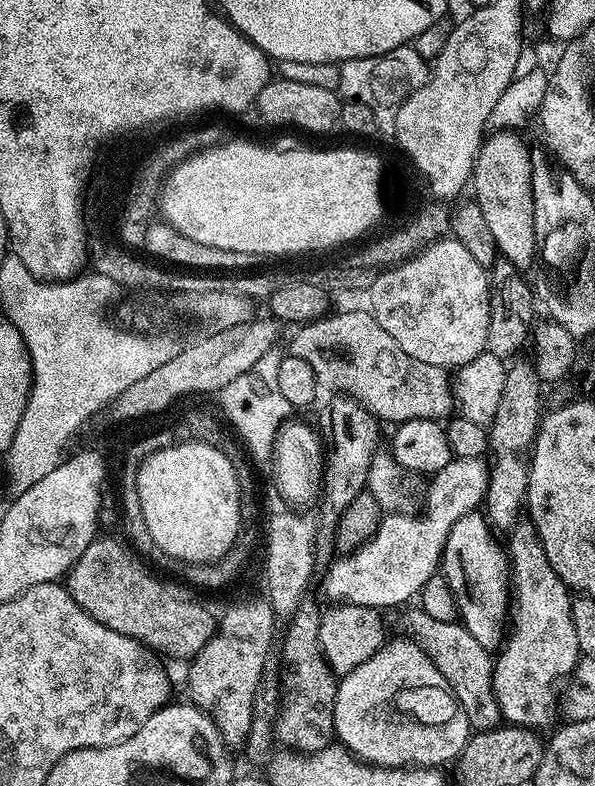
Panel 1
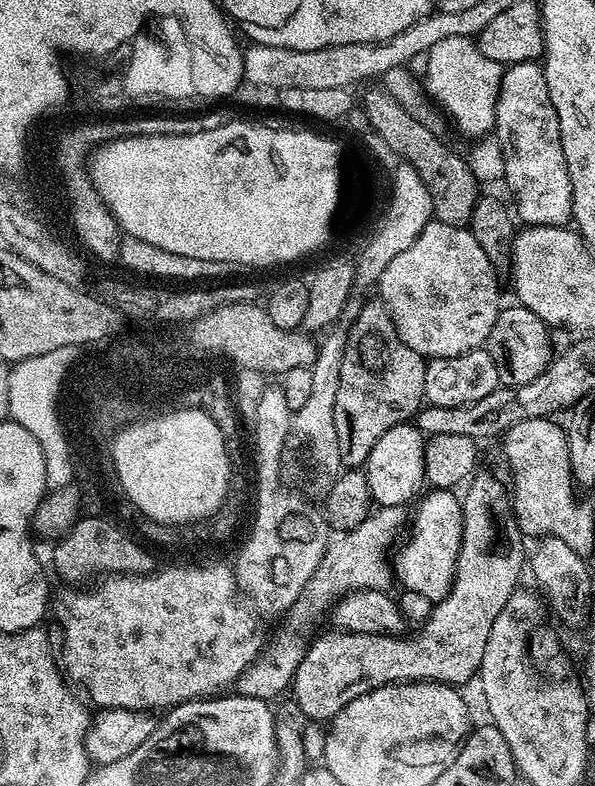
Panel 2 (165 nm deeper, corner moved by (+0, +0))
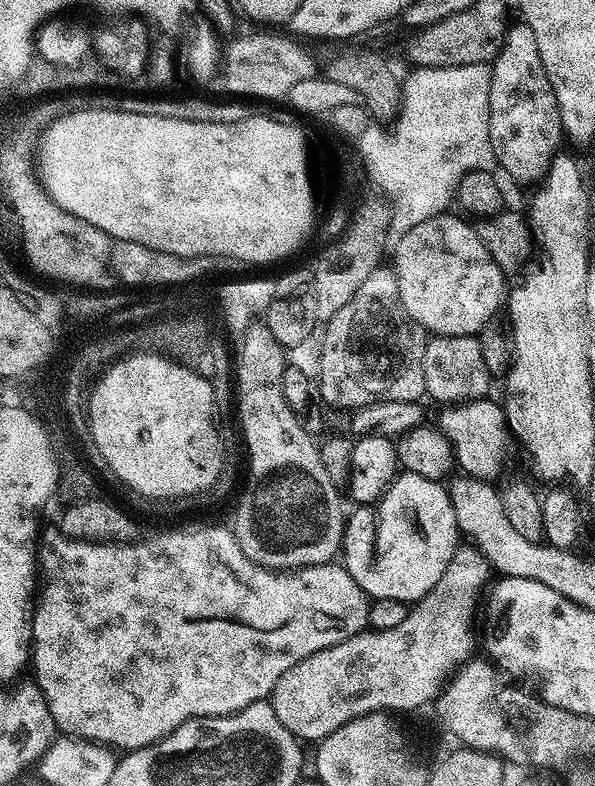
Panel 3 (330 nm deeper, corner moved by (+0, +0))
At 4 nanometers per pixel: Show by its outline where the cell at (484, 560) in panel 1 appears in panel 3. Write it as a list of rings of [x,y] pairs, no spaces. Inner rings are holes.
[[[401,471],[392,481],[392,485],[384,491],[375,507],[360,506],[355,510],[357,512],[347,517],[344,526],[342,563],[350,578],[358,582],[360,589],[369,598],[394,598],[415,602],[422,599],[430,590],[434,590],[434,586],[438,586],[438,578],[446,574],[446,566],[450,566],[462,540],[461,530],[454,518],[454,508],[448,498],[447,487],[441,481]]]

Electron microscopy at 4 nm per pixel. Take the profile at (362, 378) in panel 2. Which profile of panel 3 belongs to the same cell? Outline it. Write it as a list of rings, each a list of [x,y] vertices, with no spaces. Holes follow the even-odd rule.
[[[379,266],[370,274],[370,278],[366,278],[366,282],[362,282],[362,286],[358,286],[358,290],[354,294],[354,298],[350,298],[350,302],[346,302],[346,306],[342,306],[342,310],[331,313],[327,317],[328,325],[324,328],[324,341],[320,344],[320,384],[318,380],[318,396],[325,400],[328,404],[333,404],[336,408],[348,408],[347,410],[355,410],[366,407],[367,404],[382,403],[384,400],[411,400],[419,401],[425,395],[424,387],[426,386],[426,346],[430,339],[429,333],[418,323],[413,316],[406,310],[406,306],[400,297],[398,286],[398,278],[396,277],[395,267]]]

